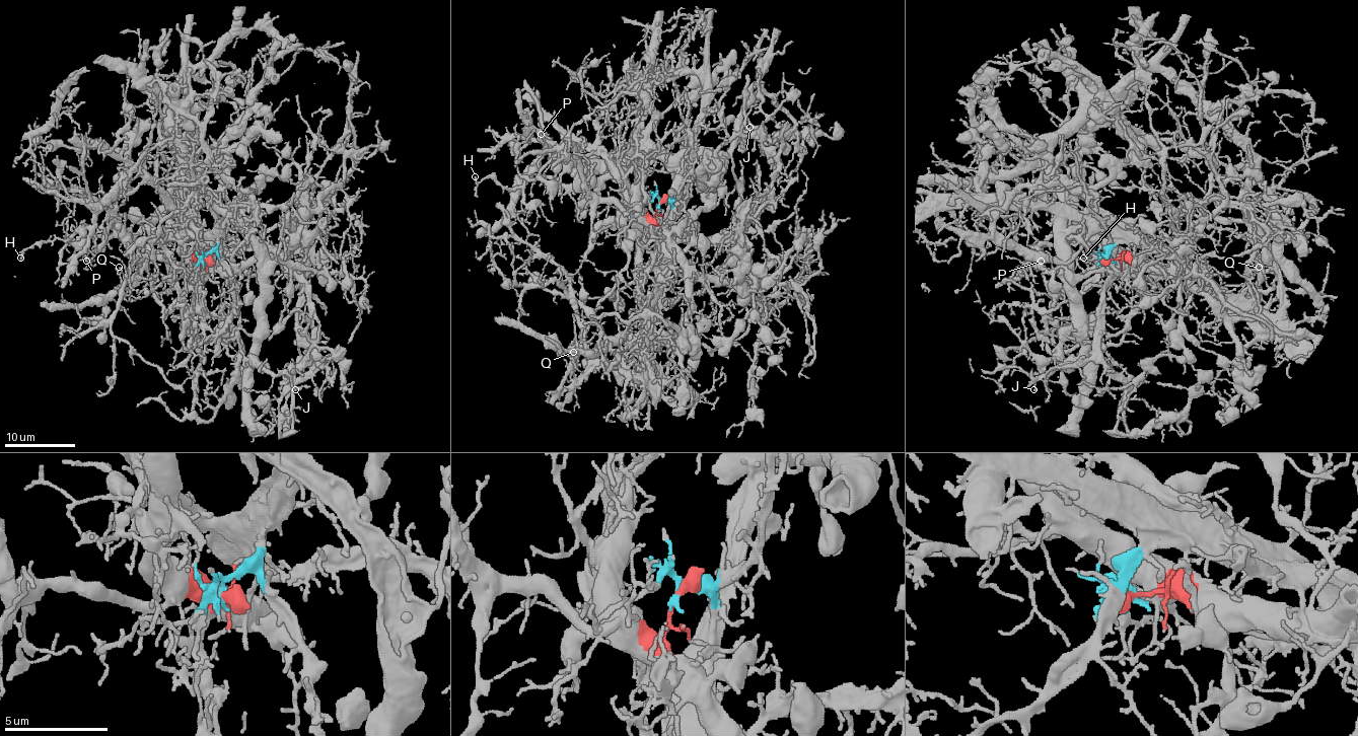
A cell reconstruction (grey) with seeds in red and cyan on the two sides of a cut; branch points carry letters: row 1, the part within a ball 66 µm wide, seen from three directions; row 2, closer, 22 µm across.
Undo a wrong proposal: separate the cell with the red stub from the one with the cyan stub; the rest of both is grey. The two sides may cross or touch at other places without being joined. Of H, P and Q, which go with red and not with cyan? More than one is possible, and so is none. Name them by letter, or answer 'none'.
H, P, Q

